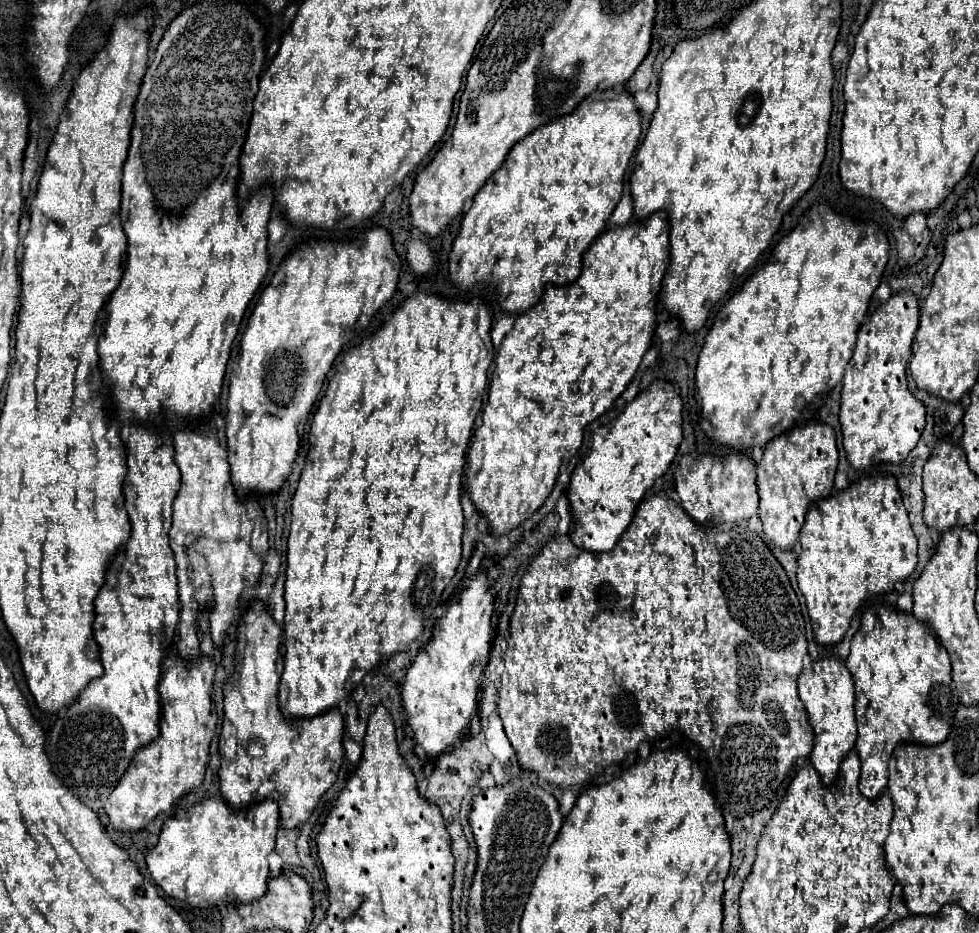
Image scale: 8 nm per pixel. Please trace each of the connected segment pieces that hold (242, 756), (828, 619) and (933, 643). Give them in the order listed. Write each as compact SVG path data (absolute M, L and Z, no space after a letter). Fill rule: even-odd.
M254 604L248 614L244 614L238 624L238 644L236 644L236 672L224 684L224 722L220 734L220 746L224 748L230 736L236 738L236 756L222 756L220 766L220 794L230 808L248 808L256 802L274 800L280 808L280 828L294 830L308 820L322 794L336 782L338 768L344 758L344 722L338 708L316 716L316 718L284 718L278 710L278 684L282 674L280 656L282 630L274 618L266 612L262 604Z
M872 476L854 482L844 492L832 492L828 498L814 504L808 510L806 522L800 530L802 554L798 558L798 588L804 594L808 614L812 620L814 640L820 646L840 644L850 628L850 622L858 608L872 596L890 594L896 582L906 582L916 564L916 536L912 532L902 496L894 476Z
M872 602L864 608L862 626L856 632L850 656L846 666L854 678L856 686L856 724L858 740L856 754L860 758L860 792L868 800L876 800L888 784L888 760L898 744L918 744L918 746L936 746L946 742L950 726L960 704L958 690L952 682L952 666L946 648L938 644L936 636L922 626L912 614L900 614L896 608L890 608L880 602Z

